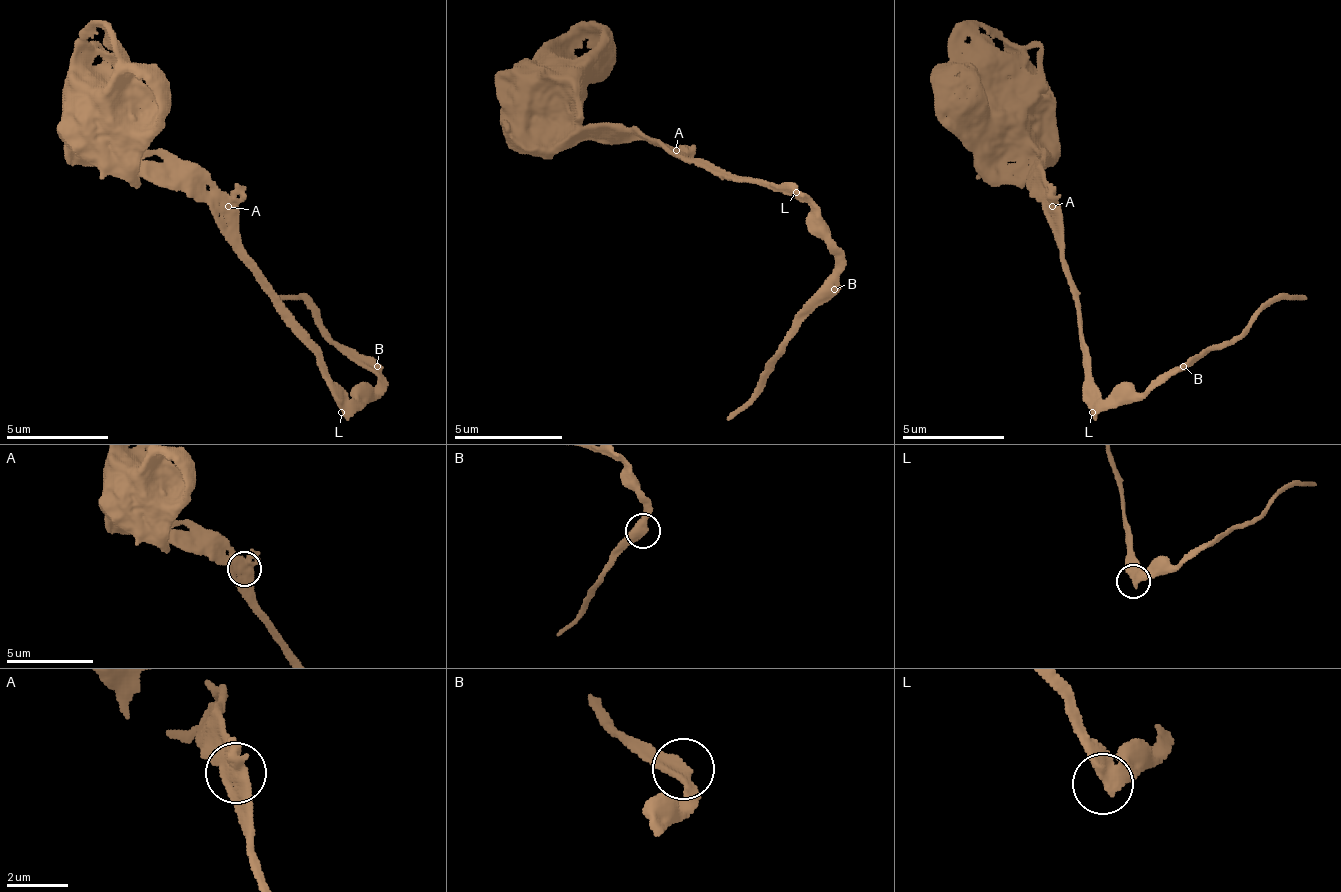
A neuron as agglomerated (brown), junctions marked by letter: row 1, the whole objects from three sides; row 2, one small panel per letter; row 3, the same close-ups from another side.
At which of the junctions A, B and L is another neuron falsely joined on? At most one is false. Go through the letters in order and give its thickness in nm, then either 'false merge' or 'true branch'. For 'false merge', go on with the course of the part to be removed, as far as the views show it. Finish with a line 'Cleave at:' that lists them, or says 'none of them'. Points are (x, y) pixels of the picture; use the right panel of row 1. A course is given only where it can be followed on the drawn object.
A: 320 nm | true branch
B: 320 nm | true branch
L: 320 nm | true branch
Cleave at: none of them

